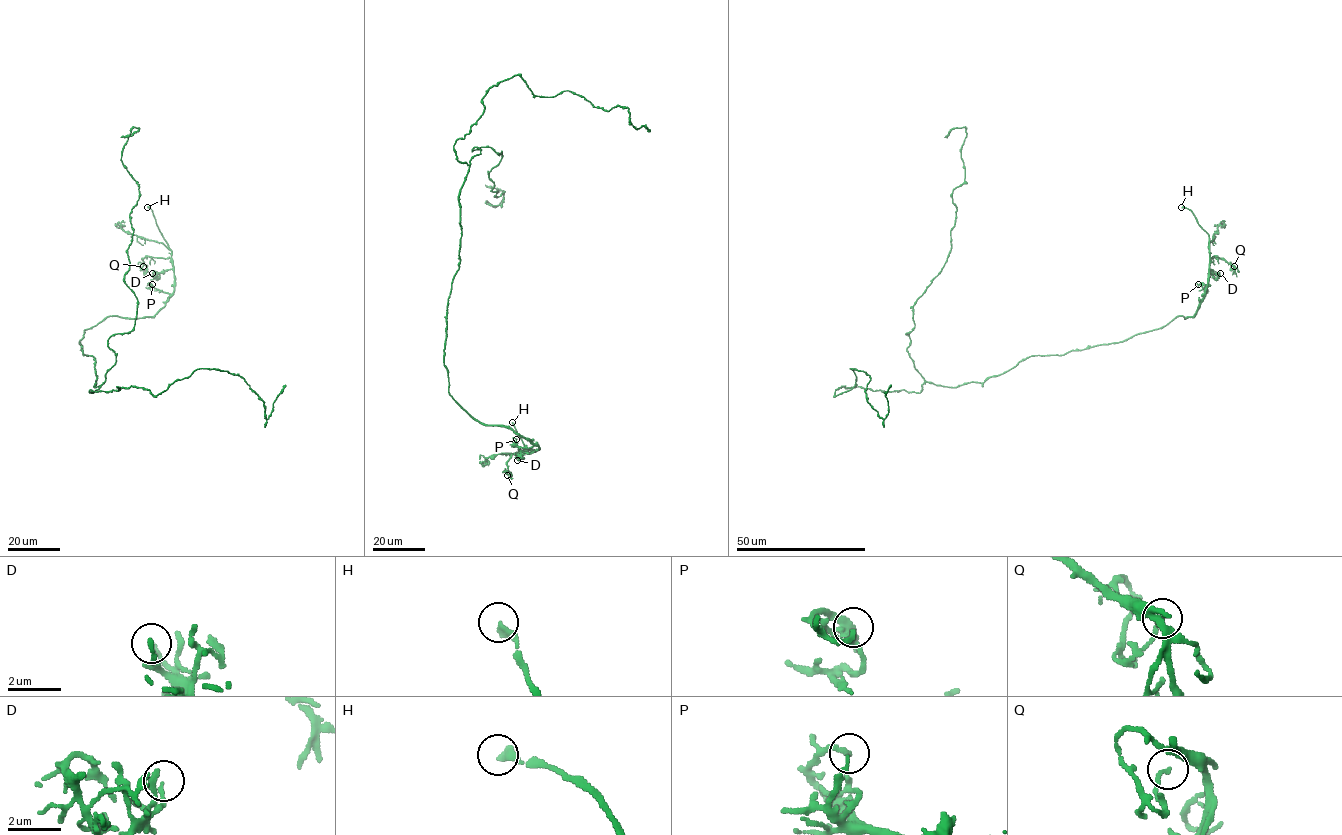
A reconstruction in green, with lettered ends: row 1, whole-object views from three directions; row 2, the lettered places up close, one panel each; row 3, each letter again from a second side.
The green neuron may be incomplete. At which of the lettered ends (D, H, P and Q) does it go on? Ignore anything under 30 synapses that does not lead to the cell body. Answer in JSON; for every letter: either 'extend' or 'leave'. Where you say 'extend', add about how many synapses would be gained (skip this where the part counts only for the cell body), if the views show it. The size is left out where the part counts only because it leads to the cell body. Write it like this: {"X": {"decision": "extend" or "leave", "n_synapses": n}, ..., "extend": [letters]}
{"D": {"decision": "leave"}, "H": {"decision": "extend"}, "P": {"decision": "leave"}, "Q": {"decision": "leave"}, "extend": ["H"]}

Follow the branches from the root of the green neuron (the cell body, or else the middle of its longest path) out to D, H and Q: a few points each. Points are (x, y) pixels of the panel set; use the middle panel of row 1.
D: (460, 221), (444, 349), (448, 391), (481, 423), (509, 426), (538, 447), (517, 460)
H: (460, 221), (444, 349), (448, 391), (473, 417), (509, 426), (538, 449), (525, 447), (512, 422)
Q: (460, 221), (444, 349), (448, 391), (481, 423), (509, 426), (538, 447), (513, 453), (502, 471), (507, 475)

